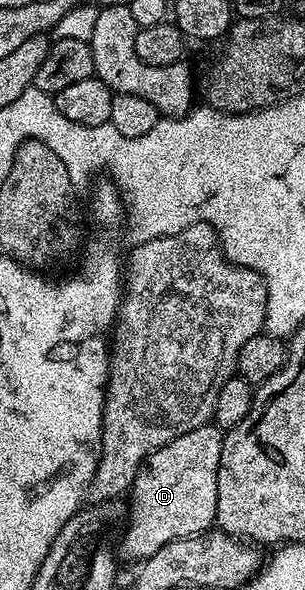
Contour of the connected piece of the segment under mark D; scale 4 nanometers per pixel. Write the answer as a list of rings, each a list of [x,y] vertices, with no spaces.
[[[208,423],[147,456],[129,490],[129,520],[121,537],[122,552],[124,549],[131,557],[146,559],[173,539],[196,537],[215,525],[217,471],[224,436],[222,428]]]

